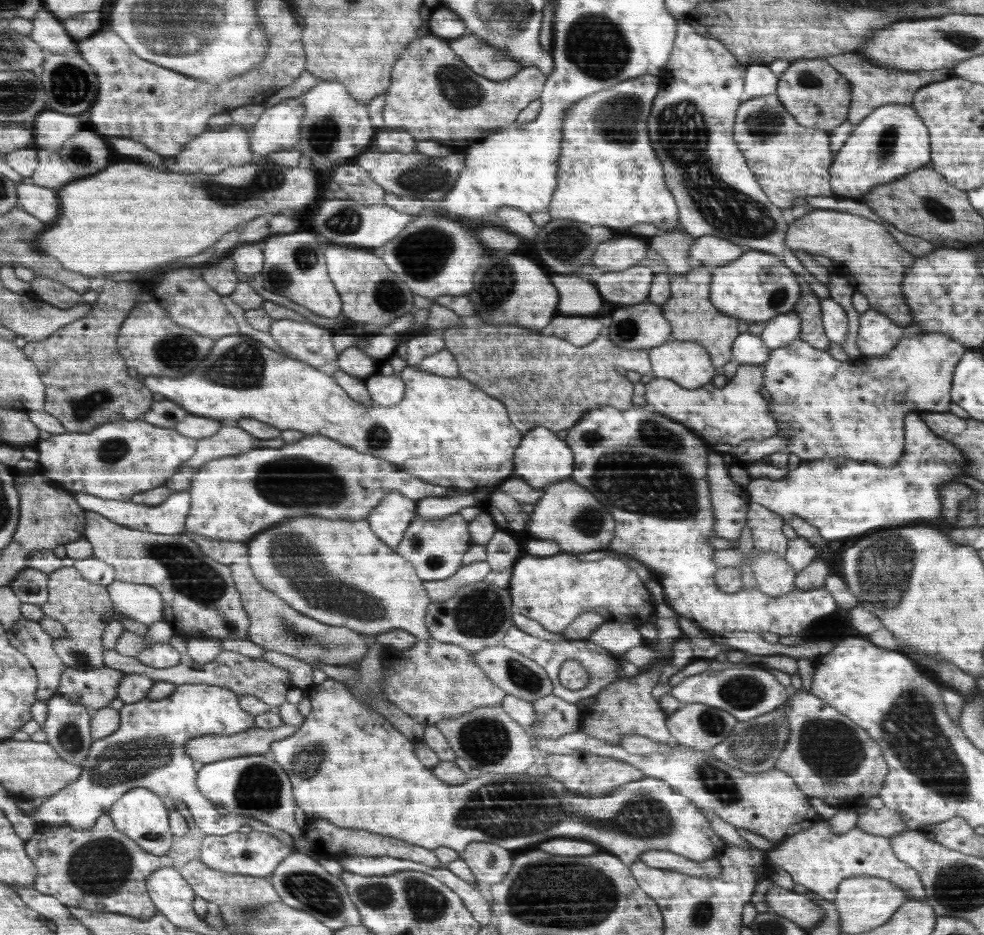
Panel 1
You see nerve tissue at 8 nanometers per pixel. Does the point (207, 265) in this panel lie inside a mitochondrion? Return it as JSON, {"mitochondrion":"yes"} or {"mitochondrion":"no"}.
{"mitochondrion":"no"}

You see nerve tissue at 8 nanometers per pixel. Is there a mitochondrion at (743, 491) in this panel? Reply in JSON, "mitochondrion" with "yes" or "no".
{"mitochondrion":"no"}

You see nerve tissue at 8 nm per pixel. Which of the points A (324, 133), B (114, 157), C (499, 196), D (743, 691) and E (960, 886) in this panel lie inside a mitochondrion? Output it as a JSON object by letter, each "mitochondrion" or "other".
{"A":"mitochondrion","B":"other","C":"other","D":"mitochondrion","E":"mitochondrion"}

